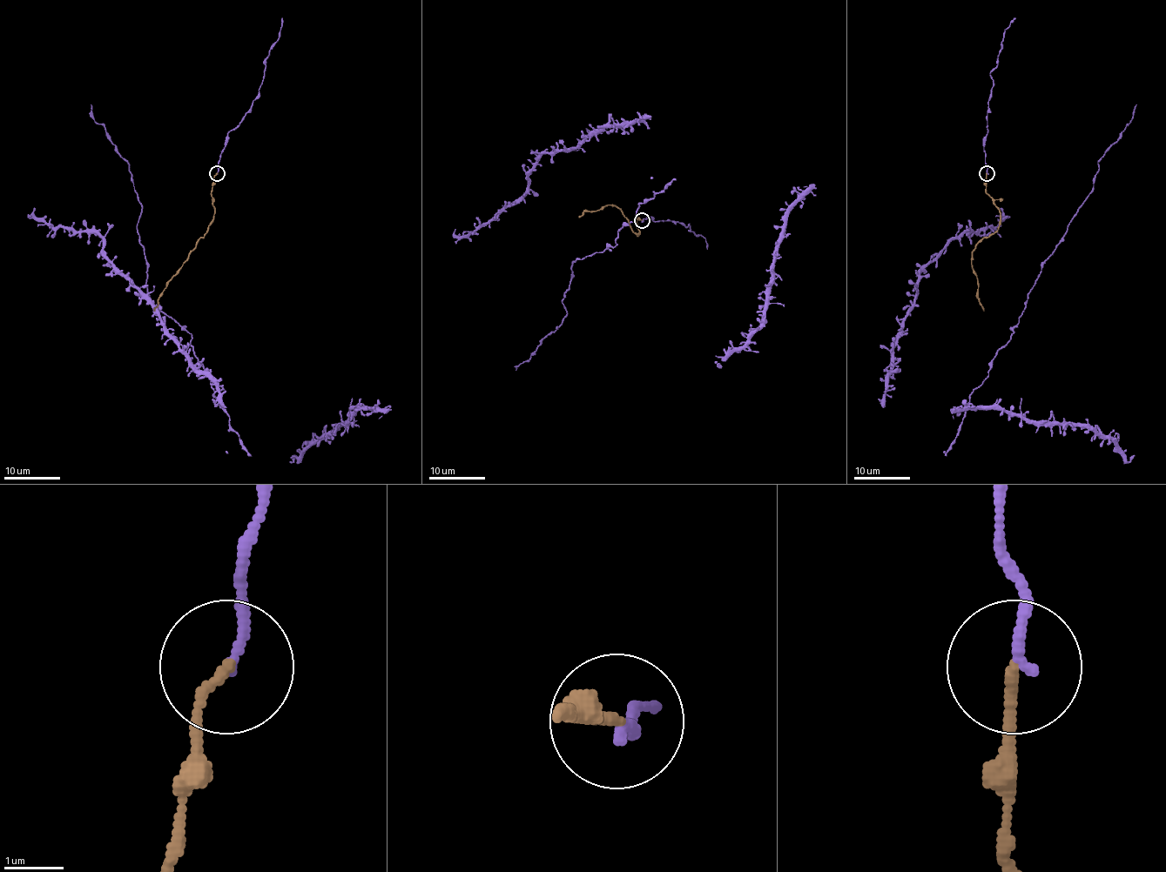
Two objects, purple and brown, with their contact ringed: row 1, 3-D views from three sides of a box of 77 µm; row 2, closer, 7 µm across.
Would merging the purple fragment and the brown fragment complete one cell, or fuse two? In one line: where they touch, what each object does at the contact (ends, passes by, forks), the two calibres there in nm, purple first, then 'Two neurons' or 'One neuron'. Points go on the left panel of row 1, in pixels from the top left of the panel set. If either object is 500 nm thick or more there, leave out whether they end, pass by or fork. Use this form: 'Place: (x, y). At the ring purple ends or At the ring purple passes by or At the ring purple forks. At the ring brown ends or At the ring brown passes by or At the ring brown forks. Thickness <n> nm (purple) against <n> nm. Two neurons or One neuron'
Place: (217, 173). At the ring purple ends. At the ring brown ends. Thickness 160 nm (purple) against 160 nm. One neuron

